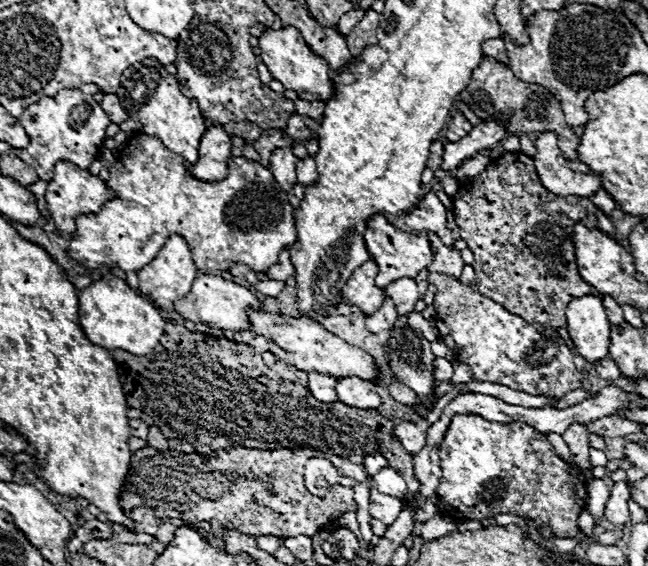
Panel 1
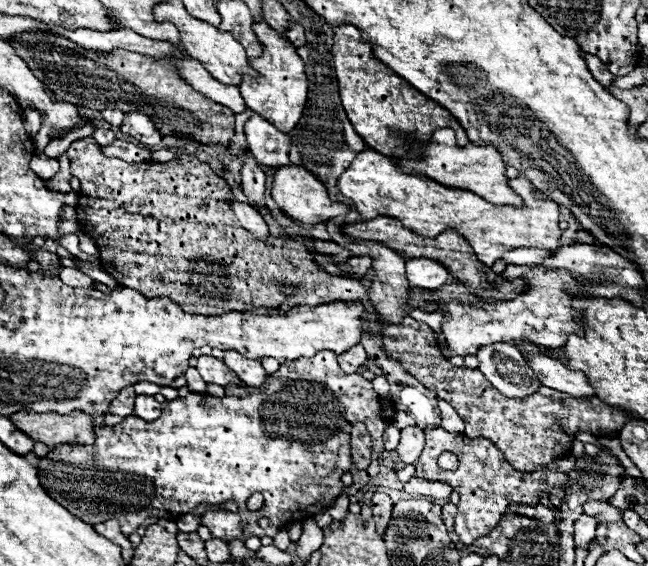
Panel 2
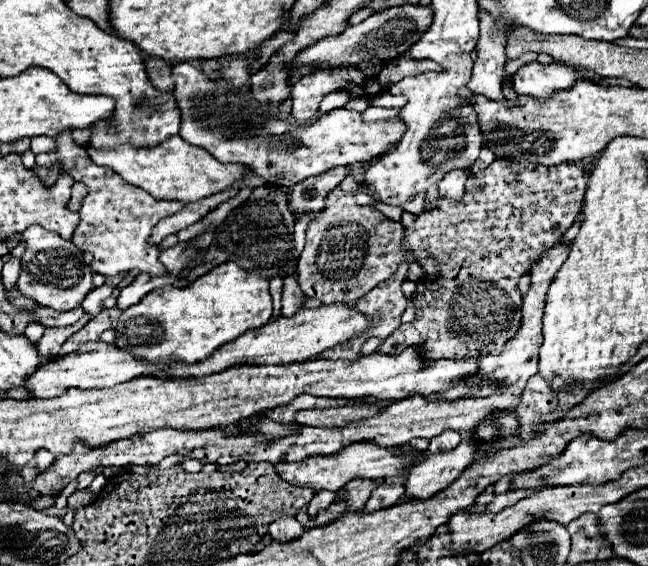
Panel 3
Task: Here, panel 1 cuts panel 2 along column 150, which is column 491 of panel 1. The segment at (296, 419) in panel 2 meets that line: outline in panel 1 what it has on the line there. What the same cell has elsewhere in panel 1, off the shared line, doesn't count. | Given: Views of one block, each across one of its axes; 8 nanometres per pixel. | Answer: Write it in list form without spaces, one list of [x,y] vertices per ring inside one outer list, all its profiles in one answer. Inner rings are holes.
[[[458,414],[452,418],[448,432],[440,444],[442,478],[438,486],[440,502],[446,510],[440,510],[450,520],[486,520],[486,510],[492,514],[514,514],[532,518],[536,526],[550,526],[558,538],[574,538],[580,532],[578,516],[586,508],[586,480],[578,468],[564,462],[546,440],[542,432],[536,432],[528,424],[496,424],[476,414]]]

